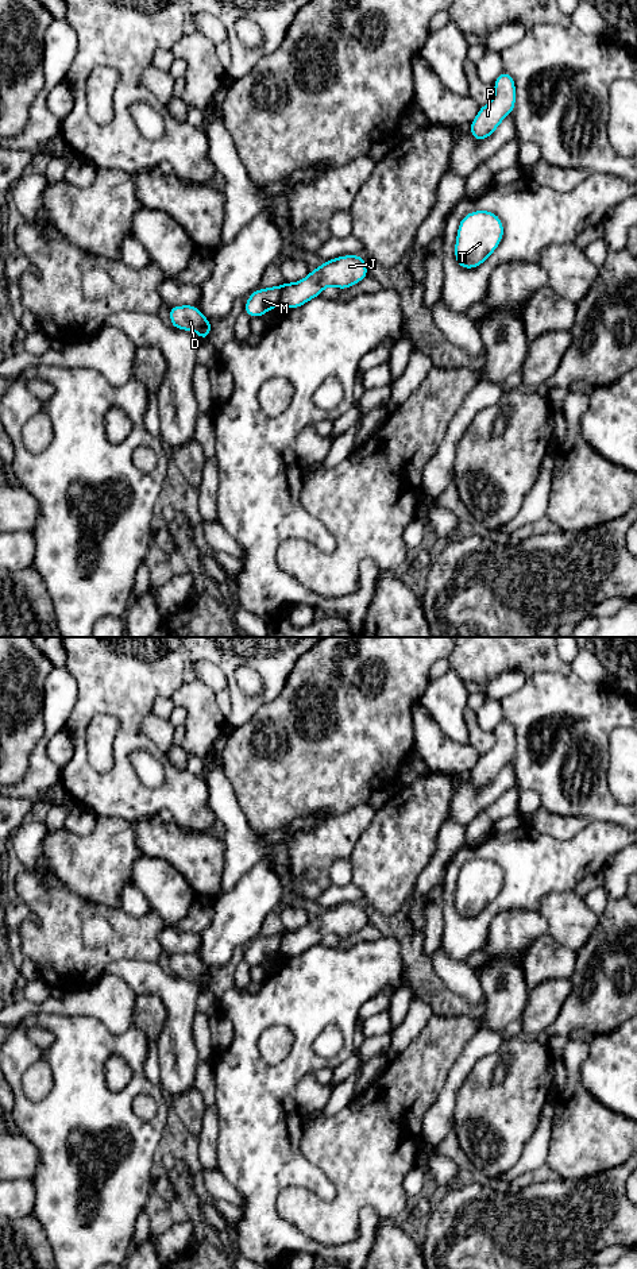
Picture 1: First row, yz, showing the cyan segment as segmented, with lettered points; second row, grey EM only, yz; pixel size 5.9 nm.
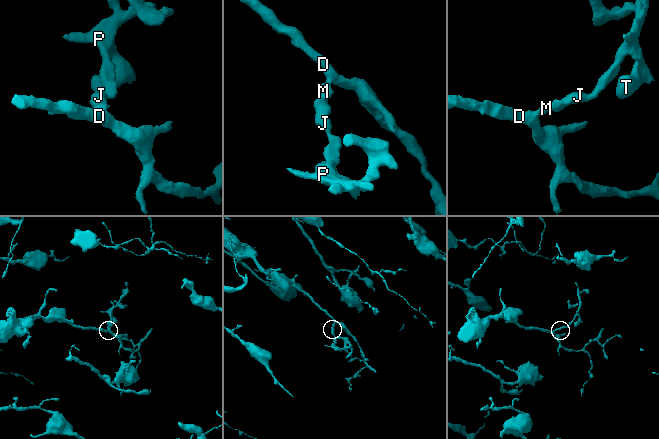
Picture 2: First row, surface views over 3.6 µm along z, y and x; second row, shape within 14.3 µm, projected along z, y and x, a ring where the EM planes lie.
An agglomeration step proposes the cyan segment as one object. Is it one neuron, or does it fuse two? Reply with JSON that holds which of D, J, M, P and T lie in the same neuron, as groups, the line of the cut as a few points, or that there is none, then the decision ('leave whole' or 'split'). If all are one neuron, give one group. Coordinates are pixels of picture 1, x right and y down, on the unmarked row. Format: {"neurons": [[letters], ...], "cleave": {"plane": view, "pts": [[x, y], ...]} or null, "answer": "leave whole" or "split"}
{"neurons": [["D", "M"], ["J", "P", "T"]], "cleave": {"plane": "yz", "pts": [[281, 934], [281, 948], [278, 952]]}, "answer": "split"}

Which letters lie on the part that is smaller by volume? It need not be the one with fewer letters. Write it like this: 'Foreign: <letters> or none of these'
Foreign: J, P, T

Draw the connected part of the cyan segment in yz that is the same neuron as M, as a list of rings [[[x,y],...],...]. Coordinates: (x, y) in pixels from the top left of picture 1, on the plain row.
[[[281,934],[256,937],[252,940],[244,953],[244,960],[252,965],[262,965],[267,958],[279,953]]]

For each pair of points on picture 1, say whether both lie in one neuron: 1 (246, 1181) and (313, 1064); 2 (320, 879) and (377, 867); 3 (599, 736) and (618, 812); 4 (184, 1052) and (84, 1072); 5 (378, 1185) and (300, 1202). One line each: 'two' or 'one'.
1: one
2: two
3: one
4: two
5: one

